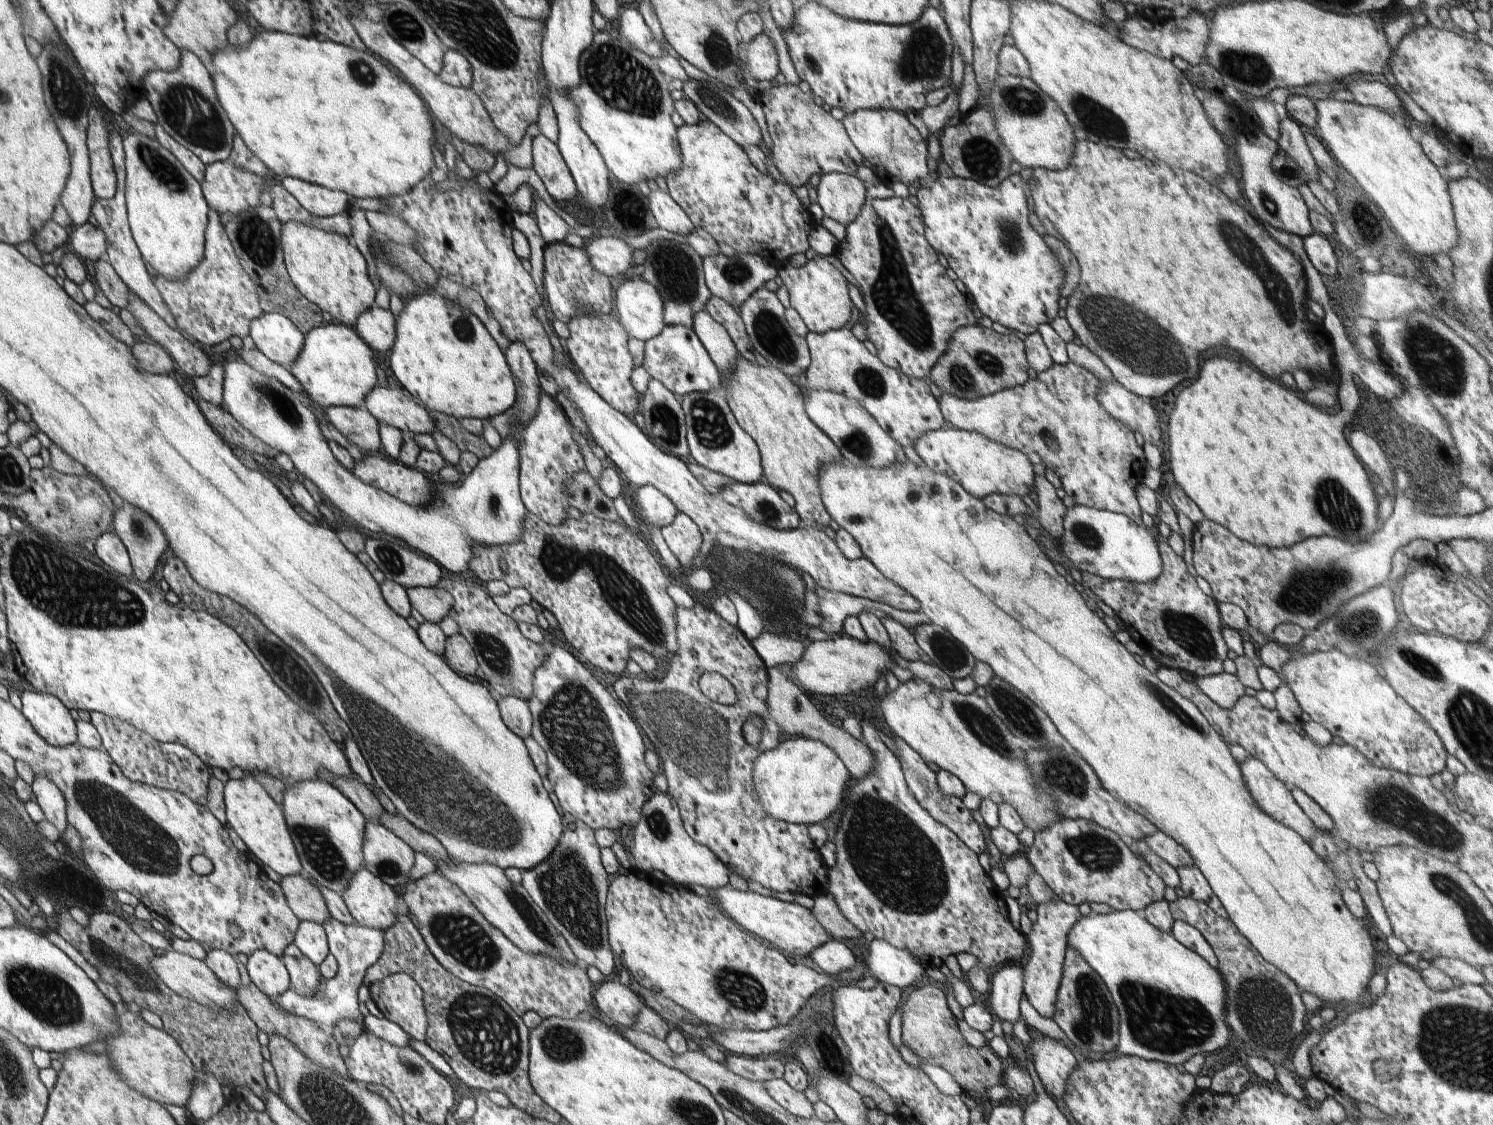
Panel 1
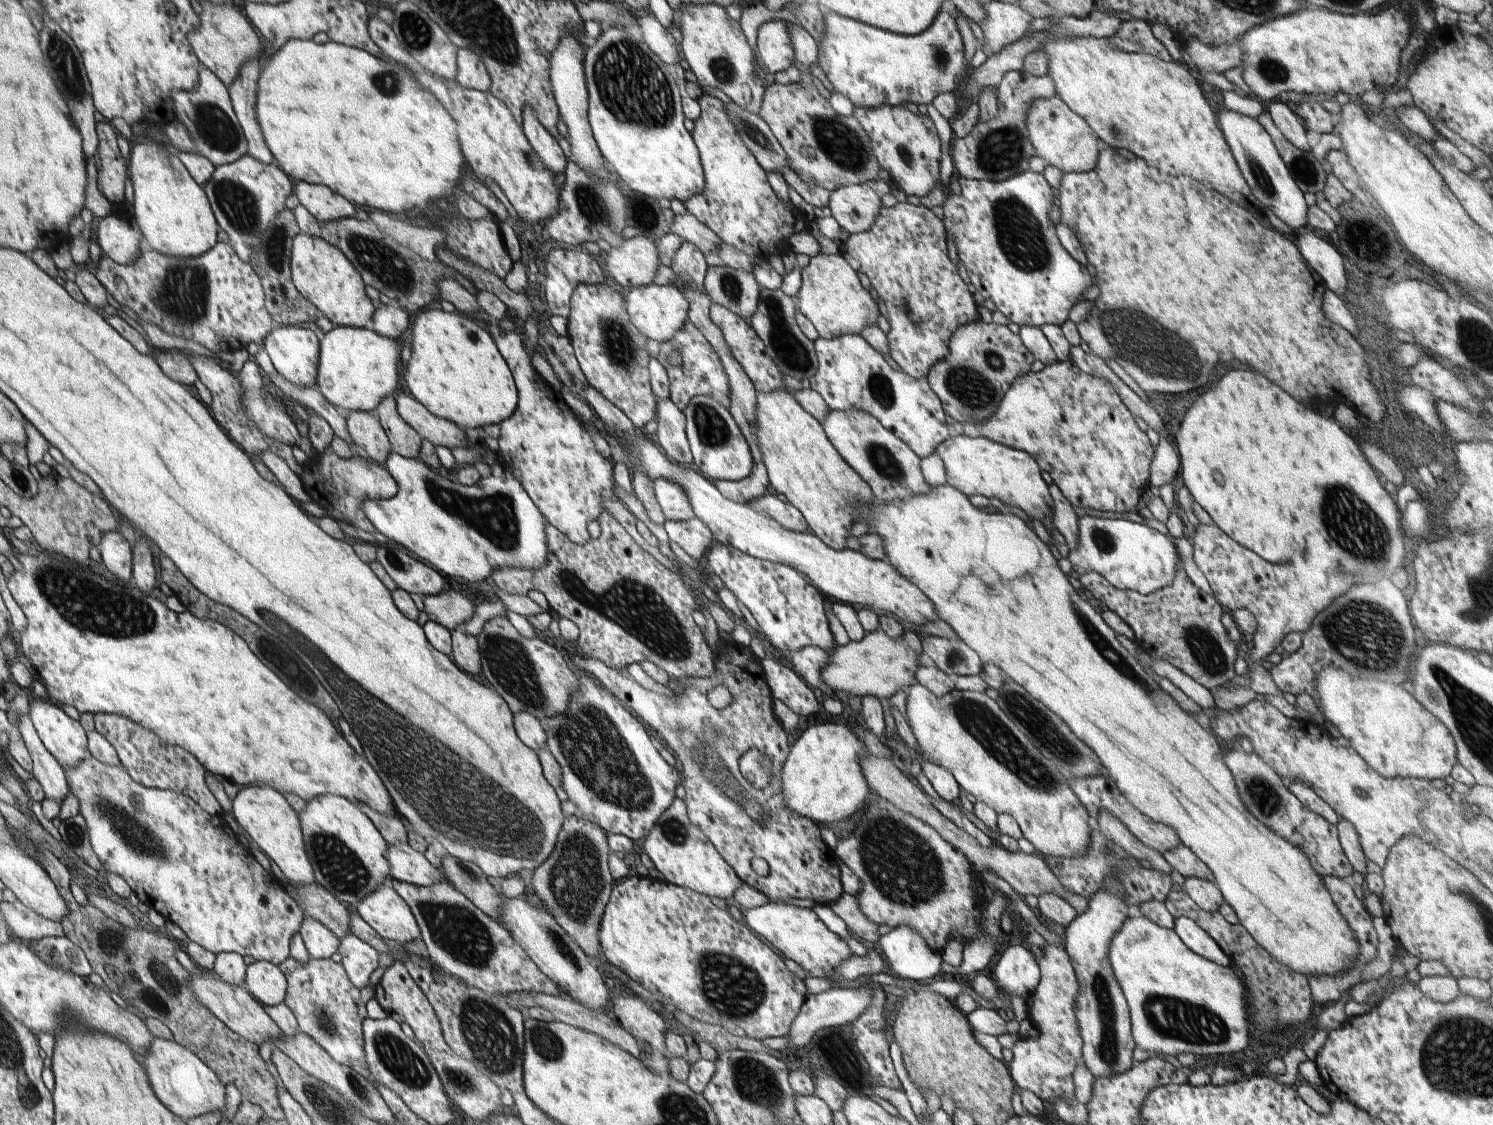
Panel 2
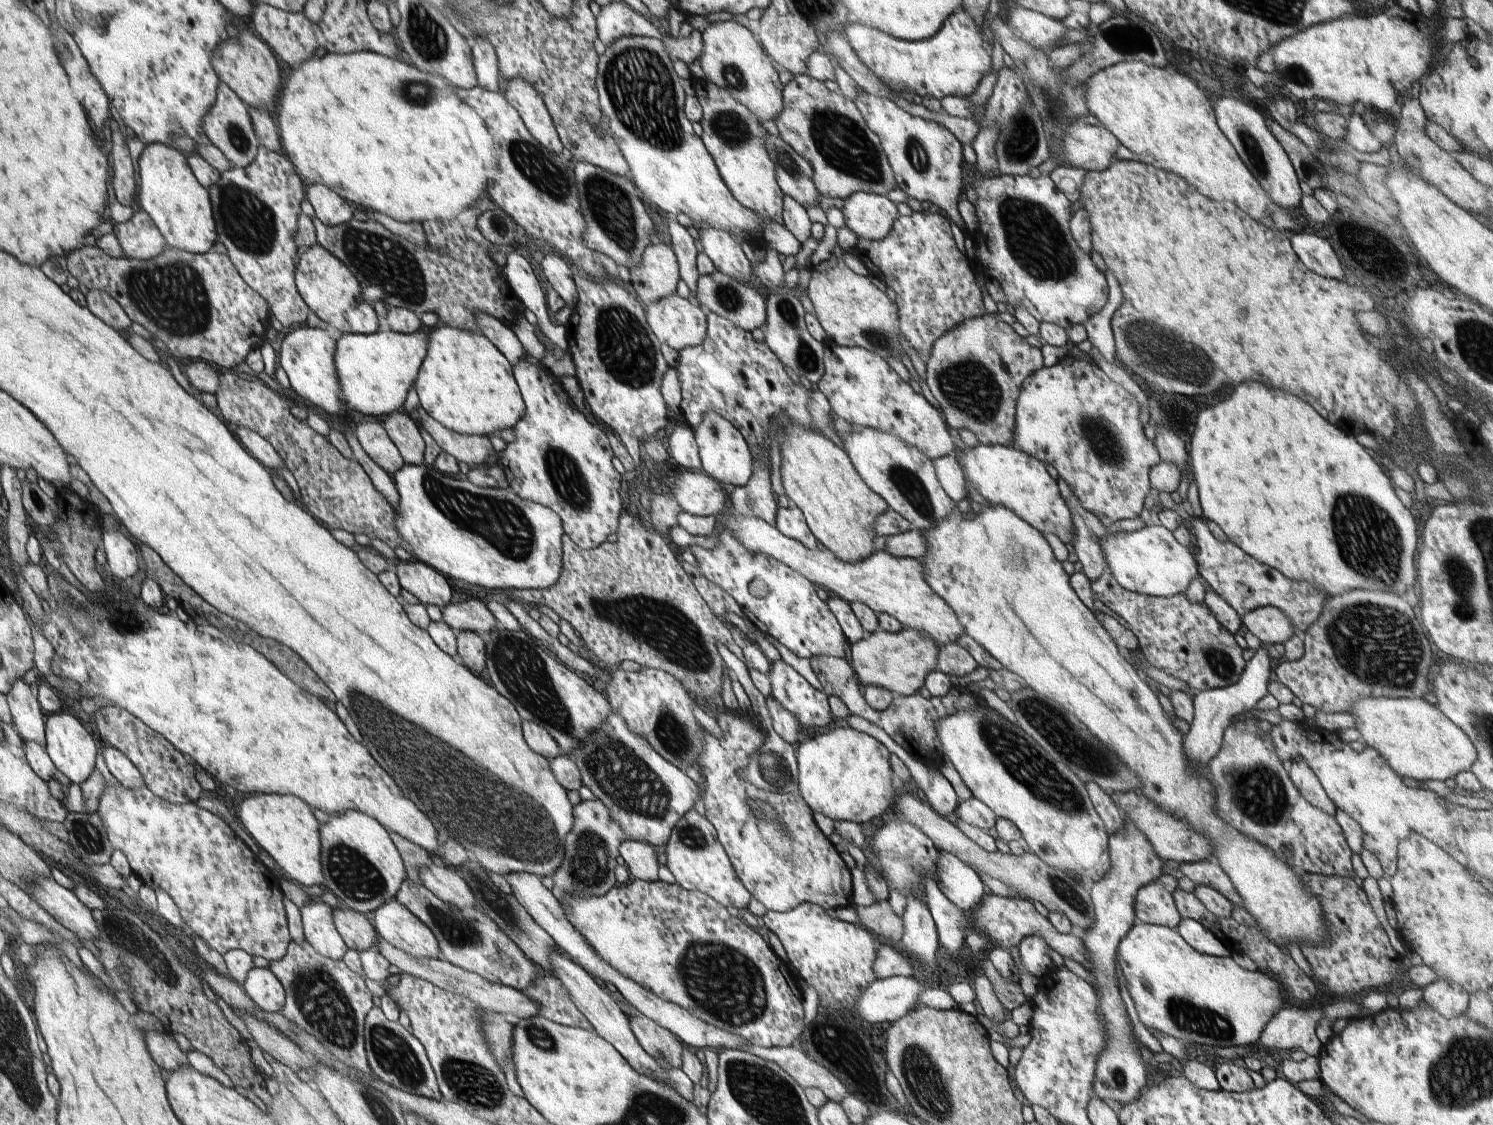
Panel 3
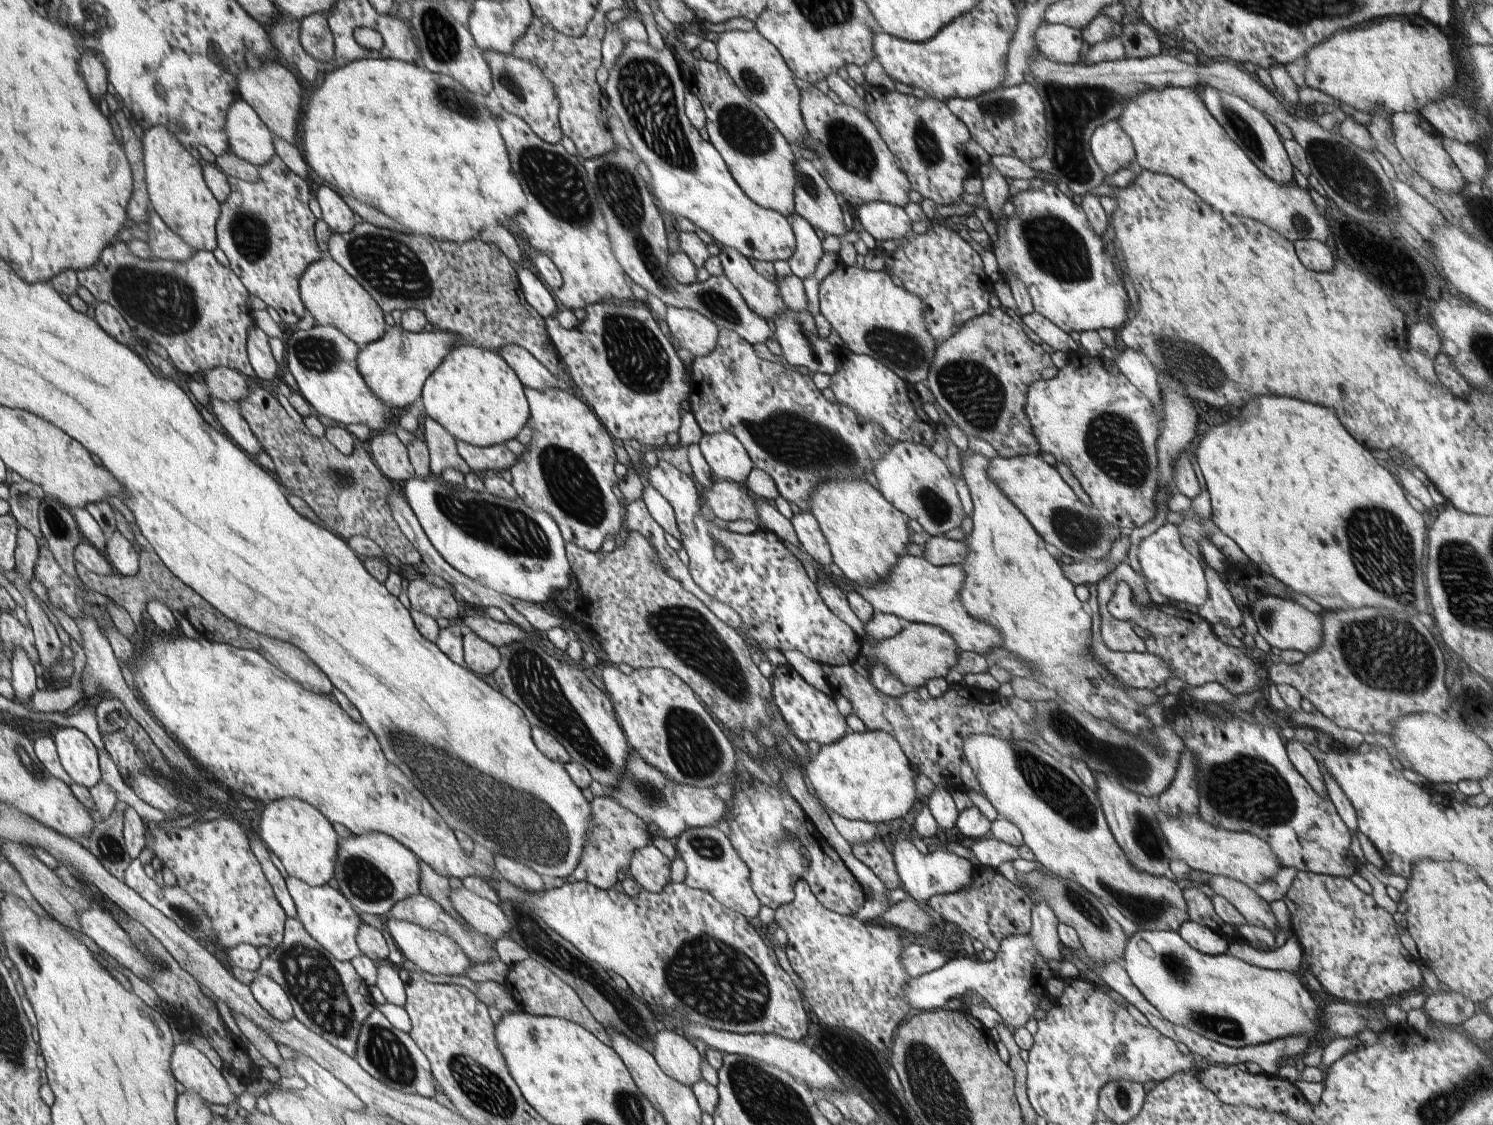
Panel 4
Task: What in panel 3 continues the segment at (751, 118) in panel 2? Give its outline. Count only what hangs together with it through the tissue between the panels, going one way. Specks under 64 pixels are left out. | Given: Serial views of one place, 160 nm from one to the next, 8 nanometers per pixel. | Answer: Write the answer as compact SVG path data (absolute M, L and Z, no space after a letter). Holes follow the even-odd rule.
M767 133L765 145L774 161L776 178L785 196L792 197L804 208L819 206L821 192L814 184L812 165L780 137Z

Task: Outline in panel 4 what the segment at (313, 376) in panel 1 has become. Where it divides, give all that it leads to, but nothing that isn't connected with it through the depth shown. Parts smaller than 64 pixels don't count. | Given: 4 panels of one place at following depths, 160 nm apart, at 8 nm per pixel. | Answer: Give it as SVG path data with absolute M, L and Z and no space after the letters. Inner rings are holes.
M396 324L389 328L388 332L377 341L361 347L358 363L359 373L366 379L373 393L388 408L406 408L414 404L414 400L420 401L420 392L428 377L443 364L443 360L455 349L456 333L441 331L413 333Z

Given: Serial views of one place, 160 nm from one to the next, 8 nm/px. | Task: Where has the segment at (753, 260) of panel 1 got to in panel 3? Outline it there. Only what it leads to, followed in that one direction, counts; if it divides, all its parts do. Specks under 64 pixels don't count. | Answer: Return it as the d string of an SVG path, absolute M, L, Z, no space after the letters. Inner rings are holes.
M715 270L712 274L702 275L696 283L695 298L691 300L705 311L714 311L722 318L728 318L737 327L751 332L764 326L767 319L767 305L764 298L754 290L752 284L744 284L734 280L722 272Z

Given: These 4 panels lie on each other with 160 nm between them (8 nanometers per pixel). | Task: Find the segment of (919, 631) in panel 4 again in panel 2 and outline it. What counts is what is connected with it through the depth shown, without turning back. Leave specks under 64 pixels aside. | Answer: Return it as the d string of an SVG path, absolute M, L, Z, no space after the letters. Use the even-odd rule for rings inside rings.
M882 629L866 633L860 641L850 641L846 646L836 644L830 652L830 662L822 668L822 680L832 692L866 698L890 699L900 689L907 690L919 684L916 680L918 656L922 653L920 634L904 632L902 638L890 638Z

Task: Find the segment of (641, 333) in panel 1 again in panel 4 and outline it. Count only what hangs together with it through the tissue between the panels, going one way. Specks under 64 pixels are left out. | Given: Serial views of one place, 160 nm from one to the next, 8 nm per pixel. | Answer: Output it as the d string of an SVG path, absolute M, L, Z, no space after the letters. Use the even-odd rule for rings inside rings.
M668 307L666 322L679 348L687 348L696 357L705 357L716 348L720 328L698 311Z

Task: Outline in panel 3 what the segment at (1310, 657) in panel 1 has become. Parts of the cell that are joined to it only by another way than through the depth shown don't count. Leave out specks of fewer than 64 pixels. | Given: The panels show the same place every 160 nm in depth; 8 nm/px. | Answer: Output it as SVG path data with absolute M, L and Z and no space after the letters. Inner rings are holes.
M1368 697L1353 706L1352 715L1356 720L1356 729L1362 735L1365 745L1376 749L1398 776L1414 780L1455 779L1462 771L1470 771L1477 759L1476 747L1468 735L1445 716L1441 710L1424 699L1393 699L1386 697Z

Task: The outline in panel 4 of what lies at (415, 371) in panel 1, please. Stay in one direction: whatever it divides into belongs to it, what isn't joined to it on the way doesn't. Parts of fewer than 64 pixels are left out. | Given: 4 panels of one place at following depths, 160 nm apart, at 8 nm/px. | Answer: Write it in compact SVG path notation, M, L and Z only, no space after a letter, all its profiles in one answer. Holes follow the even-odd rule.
M460 345L428 377L419 401L422 410L438 421L457 441L491 447L516 438L531 418L530 401L522 380L498 353L474 345Z

